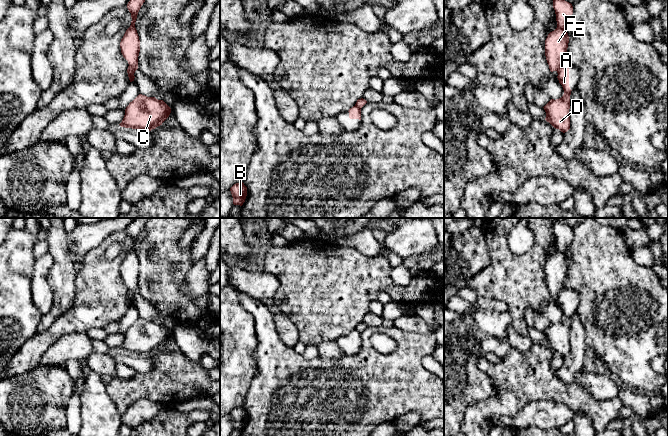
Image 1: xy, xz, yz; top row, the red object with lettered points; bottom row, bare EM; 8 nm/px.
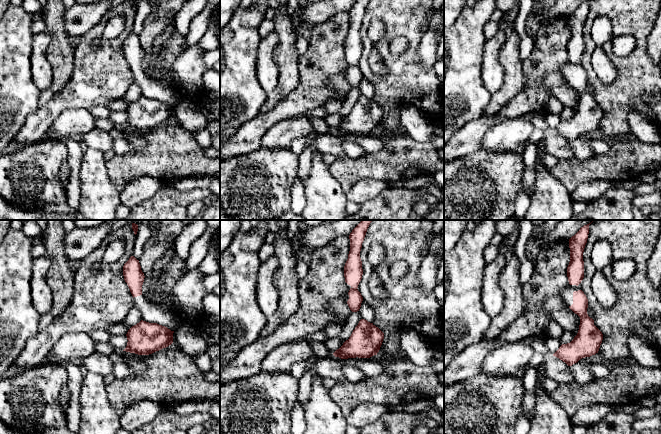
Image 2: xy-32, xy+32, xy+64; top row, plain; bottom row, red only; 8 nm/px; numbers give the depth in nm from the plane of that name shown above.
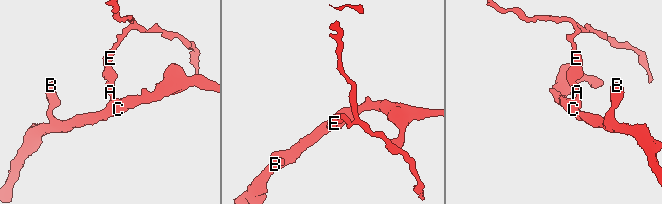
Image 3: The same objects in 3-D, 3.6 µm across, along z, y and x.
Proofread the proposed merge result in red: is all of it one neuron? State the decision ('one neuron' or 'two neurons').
one neuron

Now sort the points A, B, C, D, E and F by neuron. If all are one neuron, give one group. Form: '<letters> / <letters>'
A B C D E F

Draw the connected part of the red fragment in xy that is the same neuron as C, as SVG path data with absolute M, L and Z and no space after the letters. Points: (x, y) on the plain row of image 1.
M139 318L125 333L121 351L151 355L169 341L171 332L155 321Z

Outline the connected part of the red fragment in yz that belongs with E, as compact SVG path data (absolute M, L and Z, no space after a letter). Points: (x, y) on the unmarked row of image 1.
M559 220L552 222L556 238L557 252L550 256L545 264L545 280L551 296L558 297L559 307L564 318L559 323L551 323L543 332L546 336L545 344L554 352L565 357L570 353L570 319L569 289L561 289L561 283L566 278L569 260L567 253L573 238L573 230Z

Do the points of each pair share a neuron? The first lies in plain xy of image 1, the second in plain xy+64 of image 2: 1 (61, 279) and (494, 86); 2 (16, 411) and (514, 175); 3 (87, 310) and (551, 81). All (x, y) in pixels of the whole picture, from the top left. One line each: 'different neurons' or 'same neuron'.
1: different neurons
2: same neuron
3: different neurons

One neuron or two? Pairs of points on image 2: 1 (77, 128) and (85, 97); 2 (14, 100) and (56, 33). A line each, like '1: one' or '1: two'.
1: two
2: two

